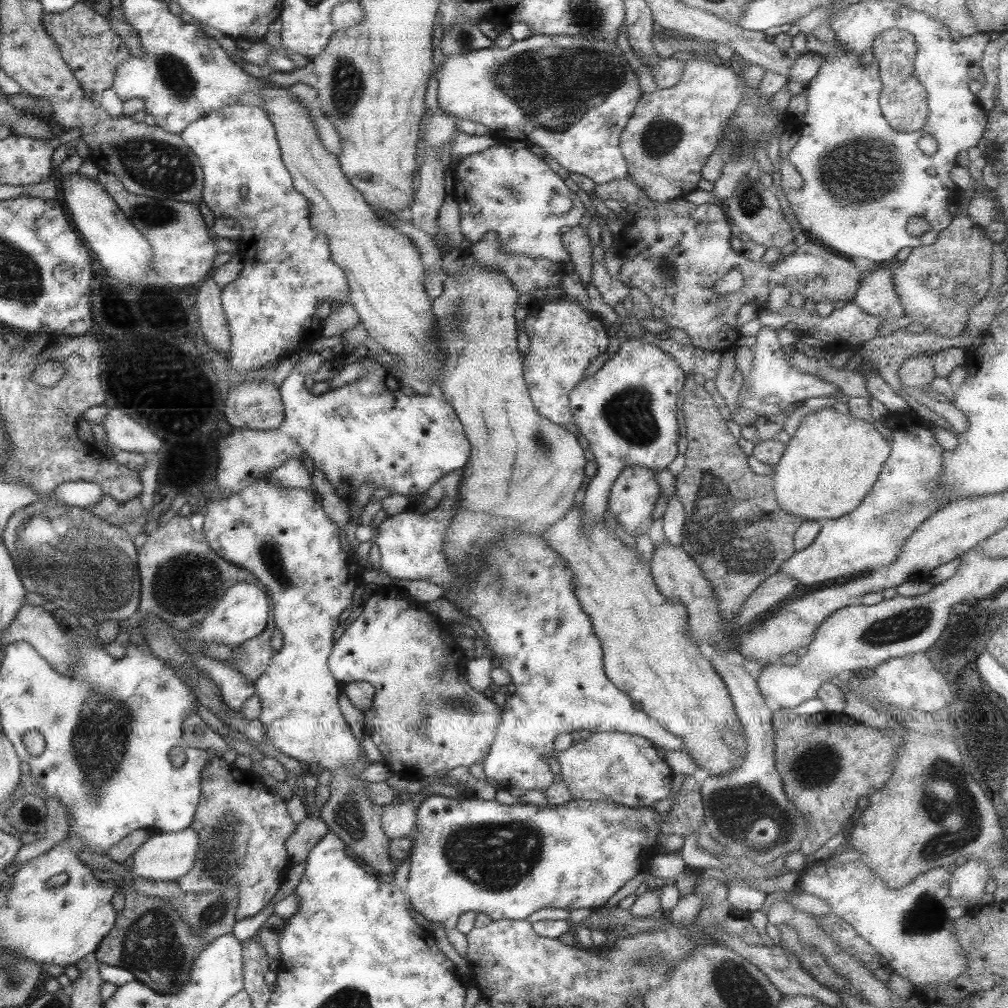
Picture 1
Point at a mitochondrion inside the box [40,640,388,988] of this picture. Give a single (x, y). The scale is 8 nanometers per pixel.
(101, 734)

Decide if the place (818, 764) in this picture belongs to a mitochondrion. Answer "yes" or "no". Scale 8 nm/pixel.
yes

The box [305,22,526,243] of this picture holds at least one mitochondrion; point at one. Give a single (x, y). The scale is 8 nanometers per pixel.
(347, 84)

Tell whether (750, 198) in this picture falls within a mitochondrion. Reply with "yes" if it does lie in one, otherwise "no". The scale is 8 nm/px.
yes

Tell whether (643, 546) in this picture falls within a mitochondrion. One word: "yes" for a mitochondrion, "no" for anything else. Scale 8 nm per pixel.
no

